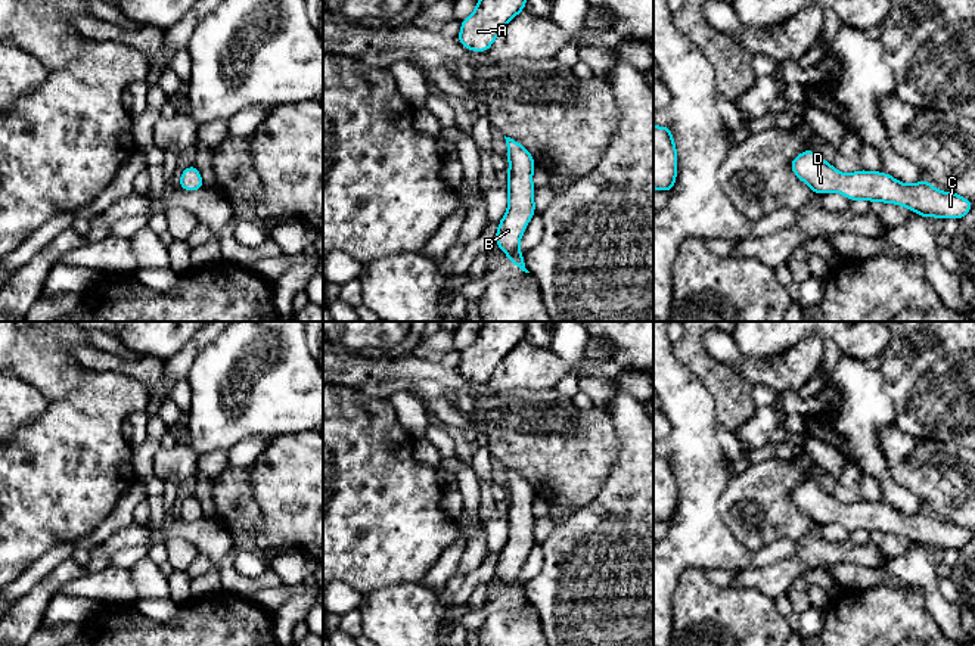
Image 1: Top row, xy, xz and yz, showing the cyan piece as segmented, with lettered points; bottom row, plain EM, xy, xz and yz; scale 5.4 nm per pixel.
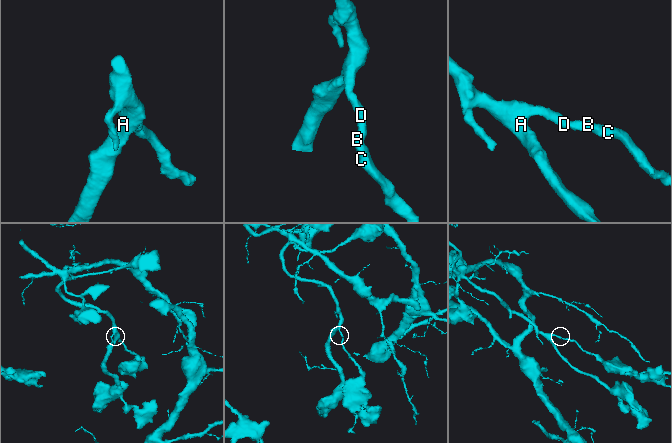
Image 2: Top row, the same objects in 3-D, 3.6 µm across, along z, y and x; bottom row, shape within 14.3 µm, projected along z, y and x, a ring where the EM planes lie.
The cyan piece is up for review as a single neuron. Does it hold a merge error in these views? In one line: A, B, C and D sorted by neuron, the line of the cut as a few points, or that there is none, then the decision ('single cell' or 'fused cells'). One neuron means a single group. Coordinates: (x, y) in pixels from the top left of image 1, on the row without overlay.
groups A B C D; cut none; single cell

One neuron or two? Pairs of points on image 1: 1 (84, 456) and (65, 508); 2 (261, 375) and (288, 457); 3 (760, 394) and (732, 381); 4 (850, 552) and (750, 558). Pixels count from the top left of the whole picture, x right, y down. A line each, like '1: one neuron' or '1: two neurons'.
1: one neuron
2: two neurons
3: two neurons
4: two neurons

